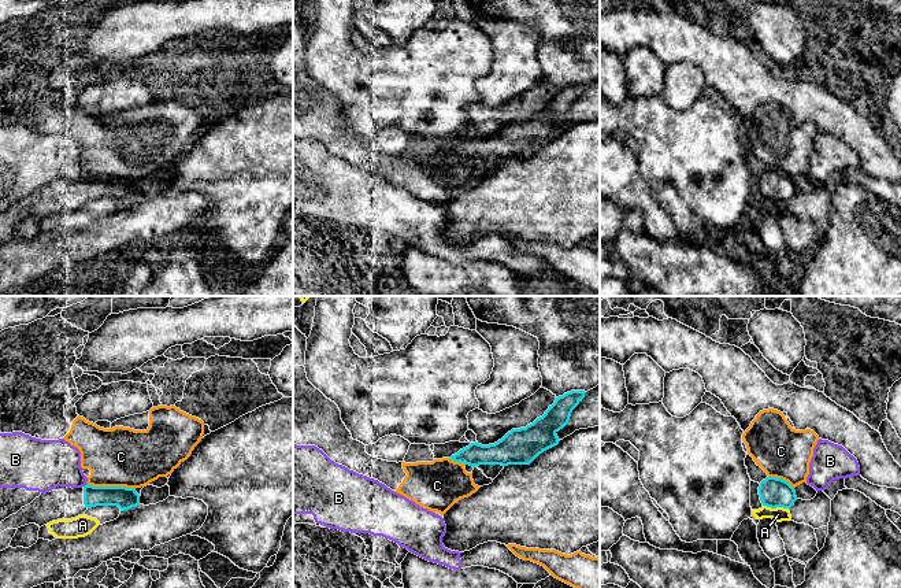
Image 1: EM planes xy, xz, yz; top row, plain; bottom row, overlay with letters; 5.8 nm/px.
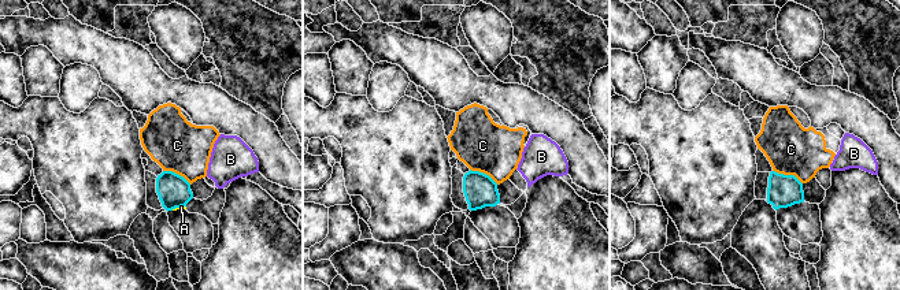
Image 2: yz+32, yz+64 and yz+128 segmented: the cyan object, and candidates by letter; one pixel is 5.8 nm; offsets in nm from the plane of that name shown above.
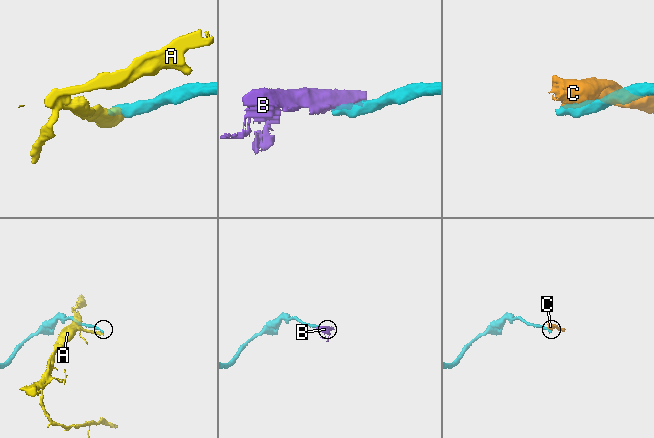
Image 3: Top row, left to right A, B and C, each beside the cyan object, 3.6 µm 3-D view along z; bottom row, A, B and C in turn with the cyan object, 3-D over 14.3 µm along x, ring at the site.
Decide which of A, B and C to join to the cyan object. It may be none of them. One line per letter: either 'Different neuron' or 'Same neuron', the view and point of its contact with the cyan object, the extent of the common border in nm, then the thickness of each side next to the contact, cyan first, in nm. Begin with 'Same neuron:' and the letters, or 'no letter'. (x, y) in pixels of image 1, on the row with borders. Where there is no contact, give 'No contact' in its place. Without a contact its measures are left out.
Same neuron: no letter
A: Different neuron. Touches cyan at yz (775, 507). Shared border 150 nm. Thickness 180 nm (cyan) against 90 nm
B: Different neuron. Touches cyan at xy (85, 485). Shared border 40 nm. Thickness 130 nm (cyan) against 280 nm
C: Different neuron. Touches cyan at xy (111, 487). Shared border 280 nm. Thickness 130 nm (cyan) against 360 nm

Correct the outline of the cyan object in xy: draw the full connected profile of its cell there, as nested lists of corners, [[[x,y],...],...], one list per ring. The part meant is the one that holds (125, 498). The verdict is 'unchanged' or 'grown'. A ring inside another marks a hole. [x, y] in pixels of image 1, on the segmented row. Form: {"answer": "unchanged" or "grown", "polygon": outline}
{"answer": "grown", "polygon": [[[56,487],[41,493],[30,504],[22,507],[0,524],[0,551],[10,547],[21,526],[36,524],[40,528],[58,519],[71,519],[96,506],[118,506],[120,511],[137,507],[140,495],[136,488],[93,487],[82,488]]]}

